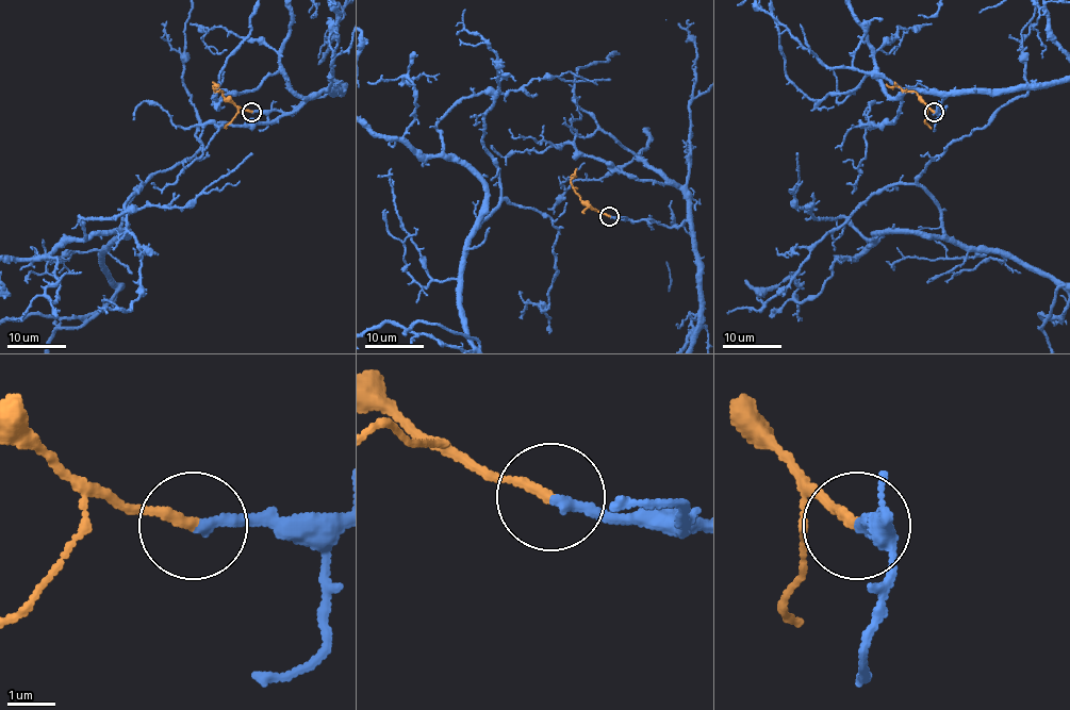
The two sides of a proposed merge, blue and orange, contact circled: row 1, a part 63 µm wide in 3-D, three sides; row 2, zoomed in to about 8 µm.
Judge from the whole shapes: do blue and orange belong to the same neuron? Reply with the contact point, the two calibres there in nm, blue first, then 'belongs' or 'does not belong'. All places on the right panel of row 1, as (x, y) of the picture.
at (934, 112); 240 nm thick on the blue side, 240 nm on the other; belongs

